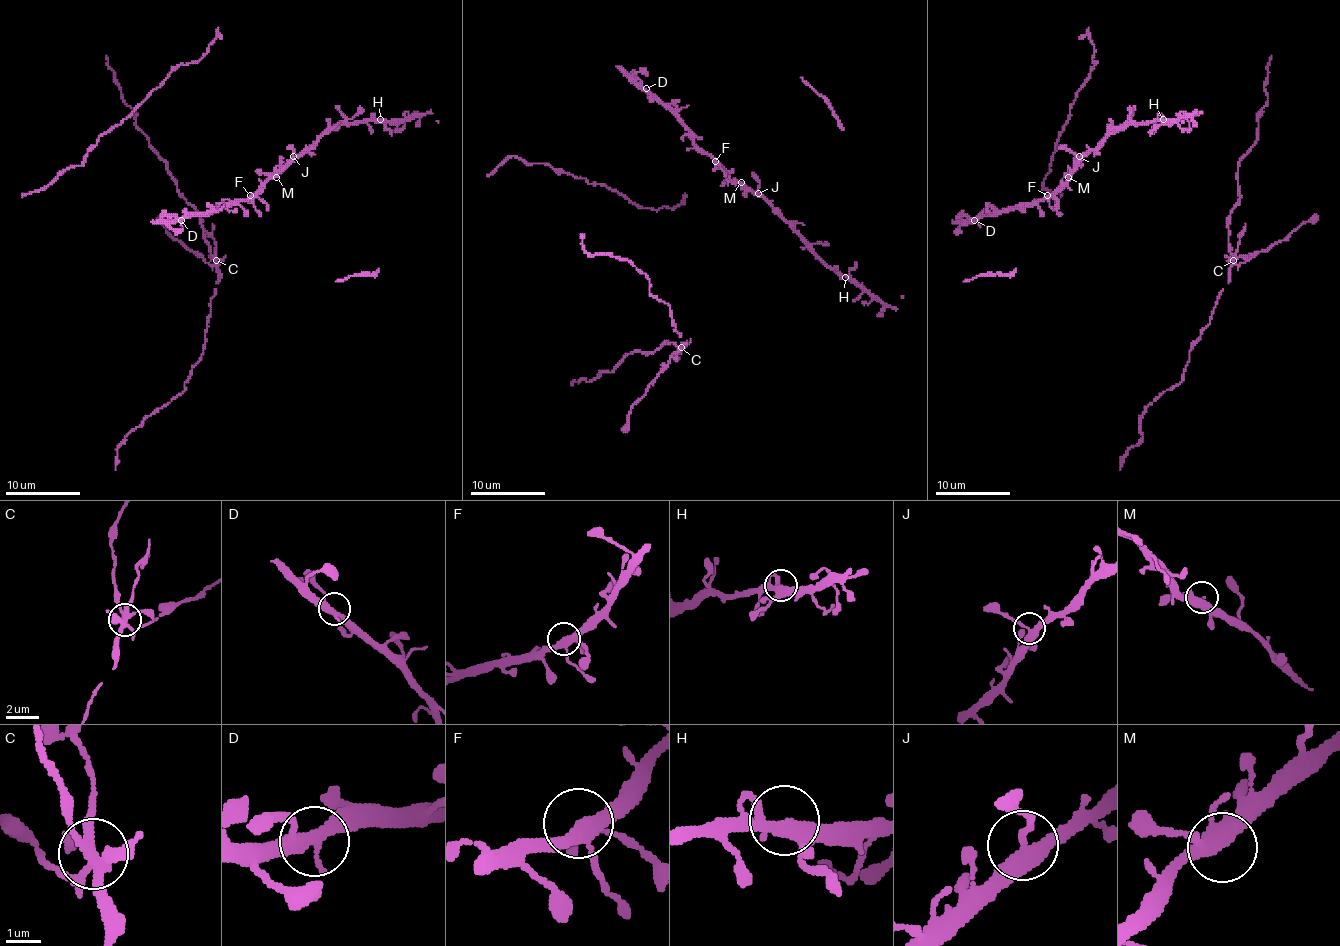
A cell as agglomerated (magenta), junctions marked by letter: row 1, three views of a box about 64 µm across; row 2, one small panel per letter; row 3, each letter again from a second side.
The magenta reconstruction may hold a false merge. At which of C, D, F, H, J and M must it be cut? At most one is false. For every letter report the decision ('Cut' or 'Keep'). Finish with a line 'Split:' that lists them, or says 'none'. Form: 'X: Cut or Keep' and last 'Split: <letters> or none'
C: Cut
D: Keep
F: Keep
H: Keep
J: Keep
M: Keep
Split: C

